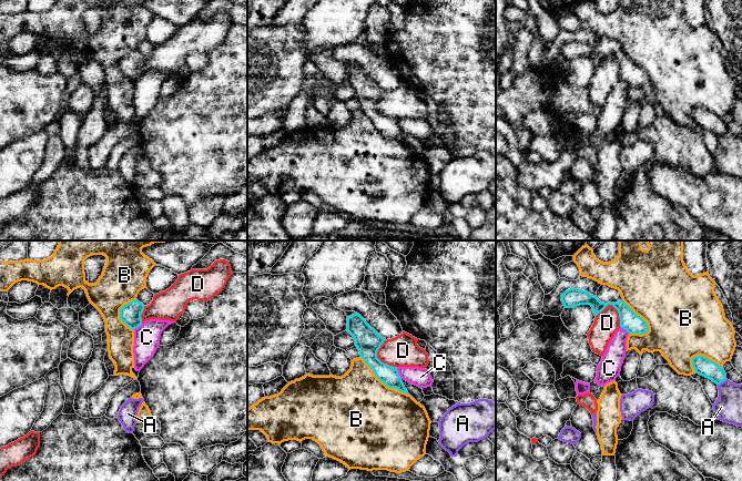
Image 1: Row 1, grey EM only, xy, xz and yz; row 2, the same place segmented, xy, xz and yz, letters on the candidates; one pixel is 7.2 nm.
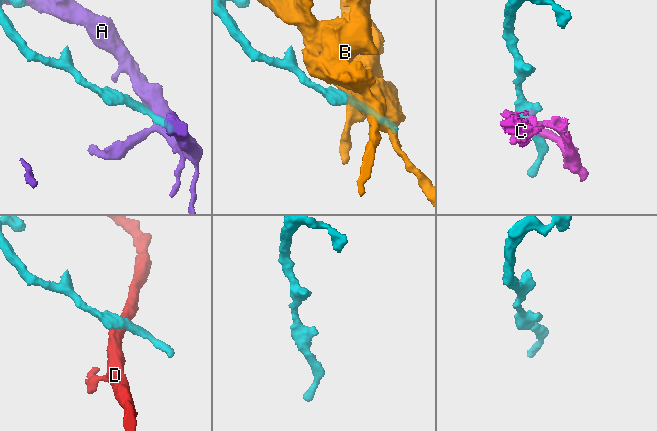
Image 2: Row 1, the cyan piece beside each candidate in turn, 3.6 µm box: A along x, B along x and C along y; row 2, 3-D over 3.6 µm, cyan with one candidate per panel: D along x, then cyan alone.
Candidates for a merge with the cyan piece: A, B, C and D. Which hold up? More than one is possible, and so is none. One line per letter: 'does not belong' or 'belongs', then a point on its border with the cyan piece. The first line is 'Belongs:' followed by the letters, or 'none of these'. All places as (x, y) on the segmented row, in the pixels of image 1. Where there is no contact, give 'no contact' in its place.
Belongs: none of these
A: does not belong; contact yz (721, 381)
B: does not belong; contact xz (383, 381)
C: does not belong; contact xz (397, 372)
D: does not belong; contact yz (615, 307)

